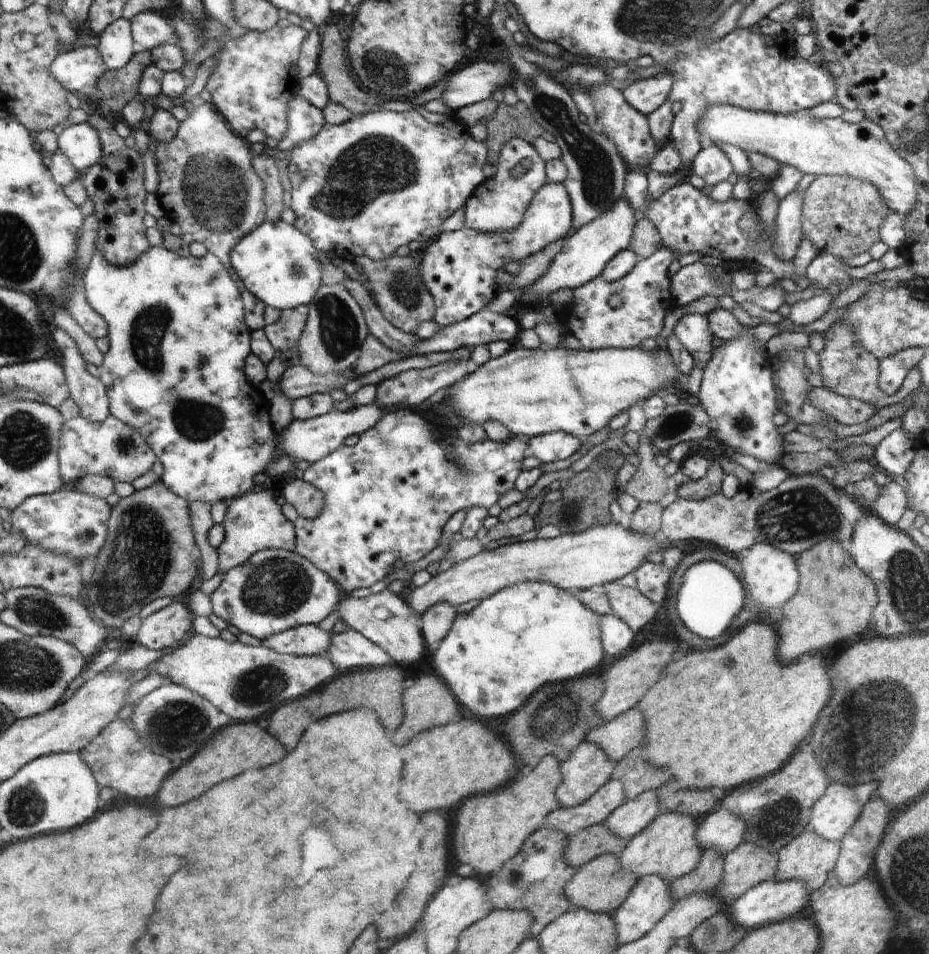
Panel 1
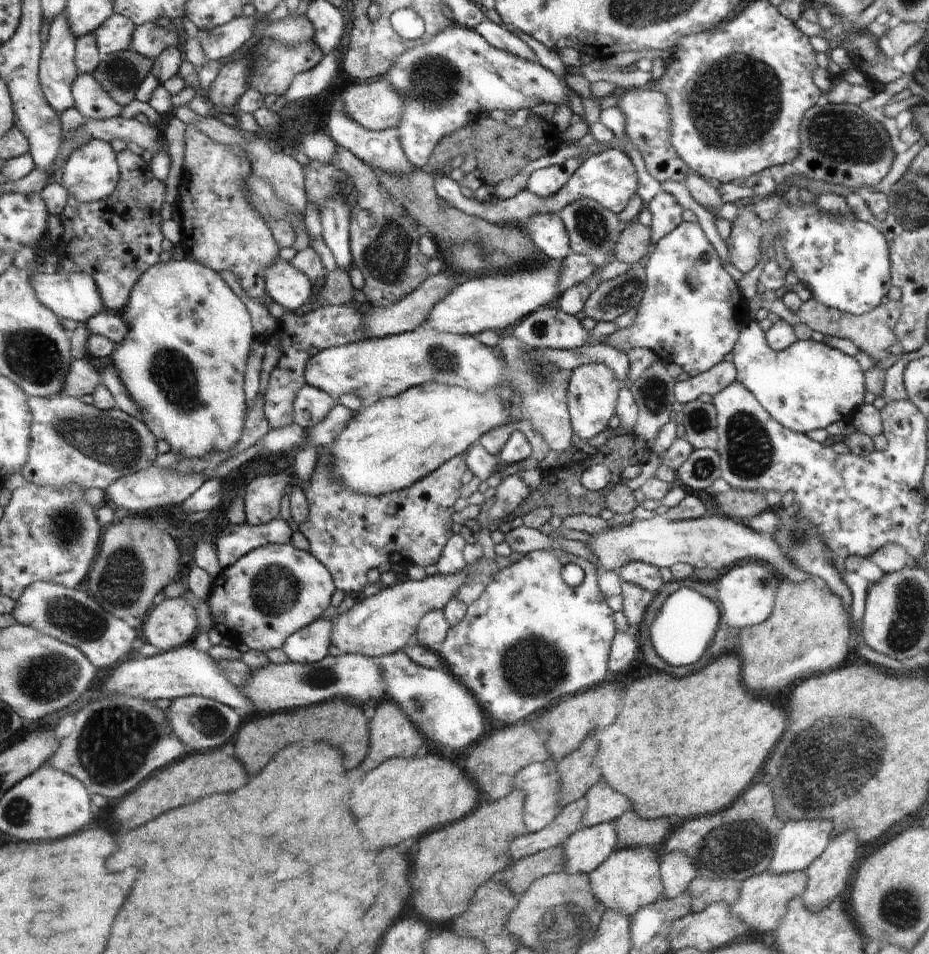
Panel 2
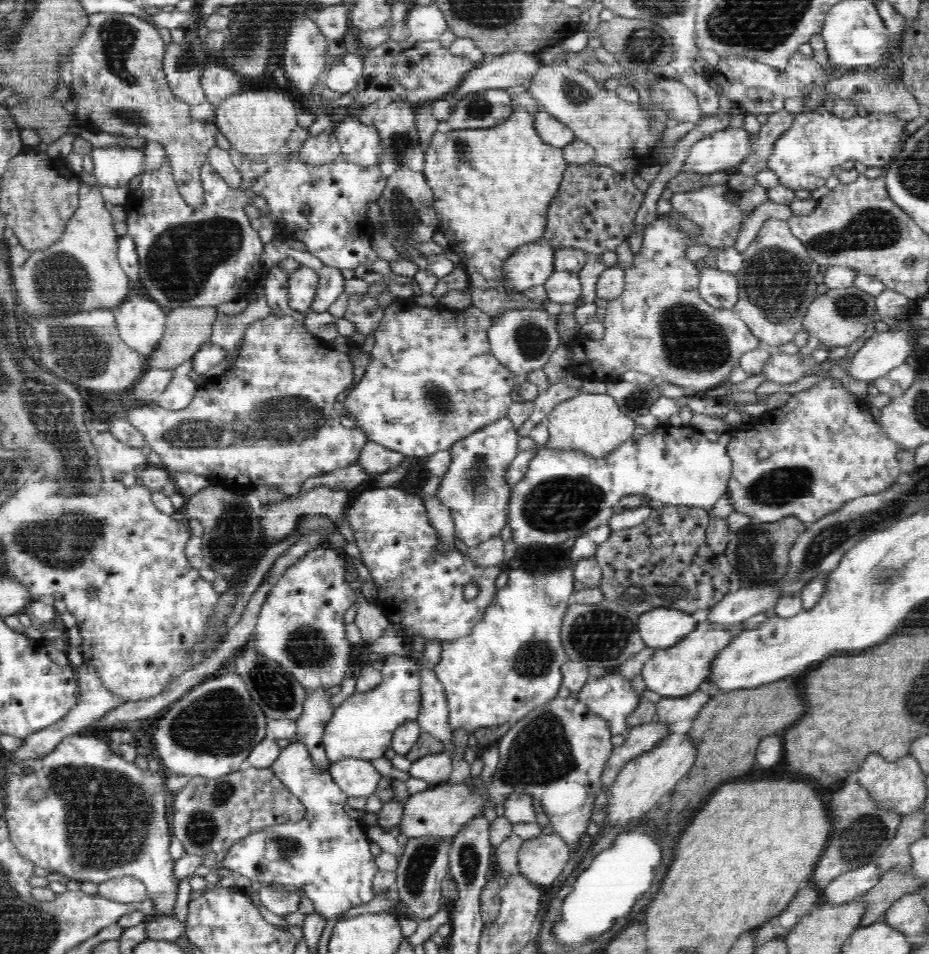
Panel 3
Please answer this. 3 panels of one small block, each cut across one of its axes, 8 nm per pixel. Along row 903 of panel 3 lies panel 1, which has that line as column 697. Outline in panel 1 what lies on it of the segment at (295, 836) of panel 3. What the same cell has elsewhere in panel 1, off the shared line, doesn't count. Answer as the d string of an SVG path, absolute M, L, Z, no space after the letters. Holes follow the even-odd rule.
M686 314L677 321L673 333L700 368L706 367L712 360L716 349L712 346L714 336L709 315Z

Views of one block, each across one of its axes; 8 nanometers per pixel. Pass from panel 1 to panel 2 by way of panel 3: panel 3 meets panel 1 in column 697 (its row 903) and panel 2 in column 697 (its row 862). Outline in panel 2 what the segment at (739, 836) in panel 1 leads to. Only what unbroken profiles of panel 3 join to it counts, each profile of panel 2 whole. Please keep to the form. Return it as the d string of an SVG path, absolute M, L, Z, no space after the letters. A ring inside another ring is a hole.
M666 852L662 855L661 874L665 886L664 897L675 897L686 893L689 884L700 872L687 854Z

